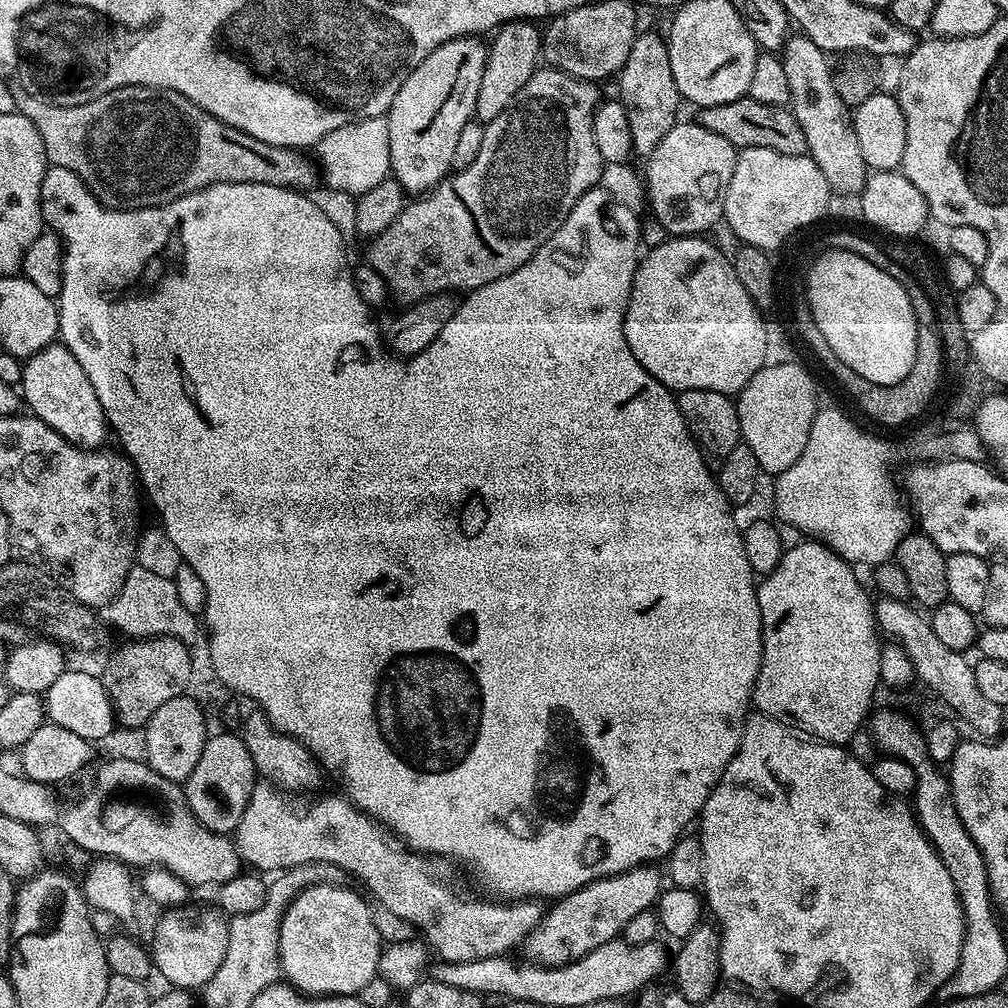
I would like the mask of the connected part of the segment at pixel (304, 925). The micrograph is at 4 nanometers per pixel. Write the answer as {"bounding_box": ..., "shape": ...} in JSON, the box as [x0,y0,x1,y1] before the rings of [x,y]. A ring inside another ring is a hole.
{"bounding_box":[276,884,382,996],"shape":[[[315,884],[299,892],[284,912],[280,937],[276,940],[276,947],[280,949],[280,970],[283,979],[305,996],[355,996],[363,993],[363,988],[372,979],[377,979],[382,939],[376,929],[376,917],[373,910],[368,909],[369,901],[364,901],[348,887],[341,884]]]}

